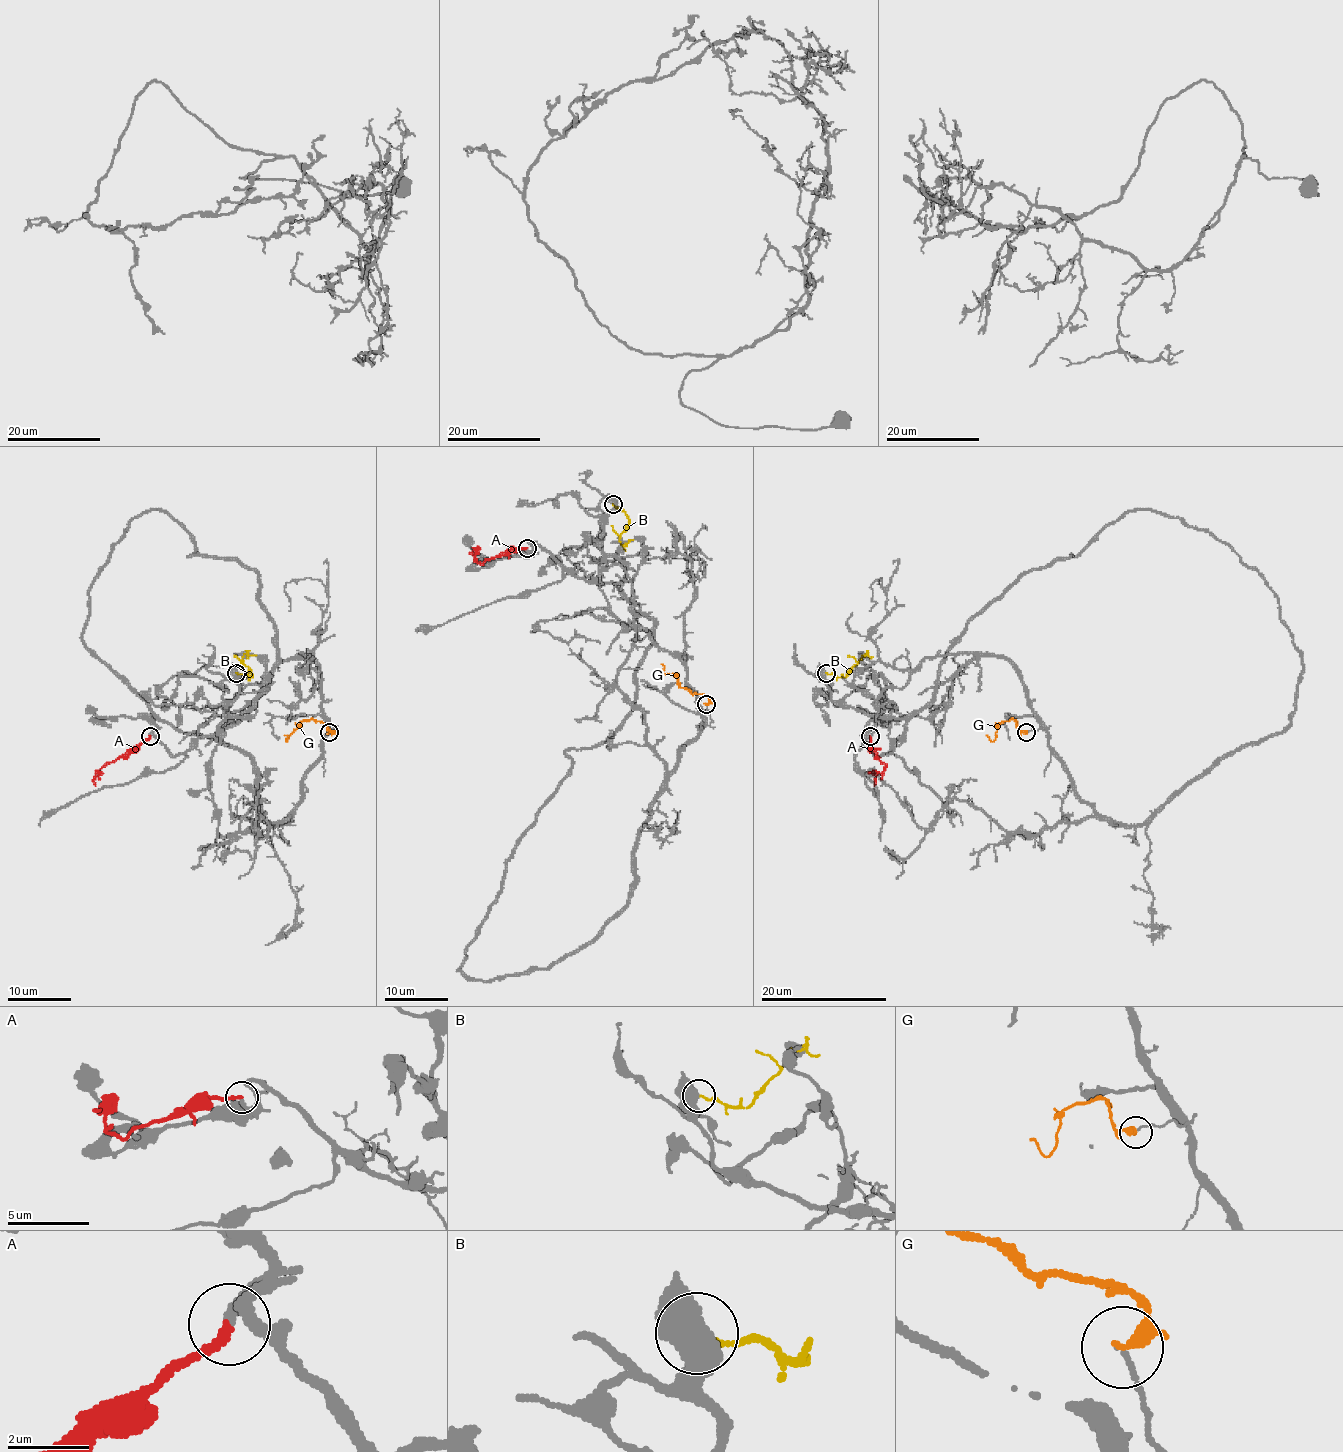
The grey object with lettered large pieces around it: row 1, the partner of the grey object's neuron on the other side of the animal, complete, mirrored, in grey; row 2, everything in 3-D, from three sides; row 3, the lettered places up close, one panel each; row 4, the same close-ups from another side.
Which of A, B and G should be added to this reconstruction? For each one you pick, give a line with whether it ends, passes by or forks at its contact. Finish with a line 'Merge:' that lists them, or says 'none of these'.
A: it ends
Merge: A

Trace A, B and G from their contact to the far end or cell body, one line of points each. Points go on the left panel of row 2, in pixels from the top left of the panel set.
A: (150, 735), (105, 765), (95, 775), (95, 786)
B: (235, 672), (251, 677), (253, 674), (242, 656), (256, 655)
G: (328, 732), (331, 732), (319, 721), (305, 719), (286, 741), (287, 737), (284, 735)

